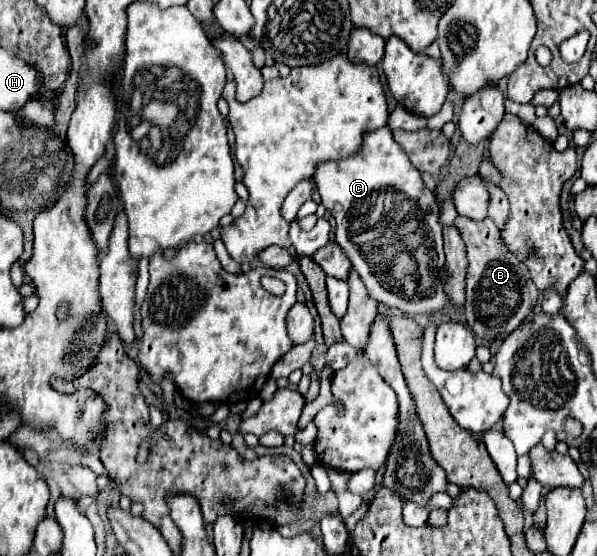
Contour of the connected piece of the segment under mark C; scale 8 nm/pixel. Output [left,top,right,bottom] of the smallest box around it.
[312,127,448,315]

